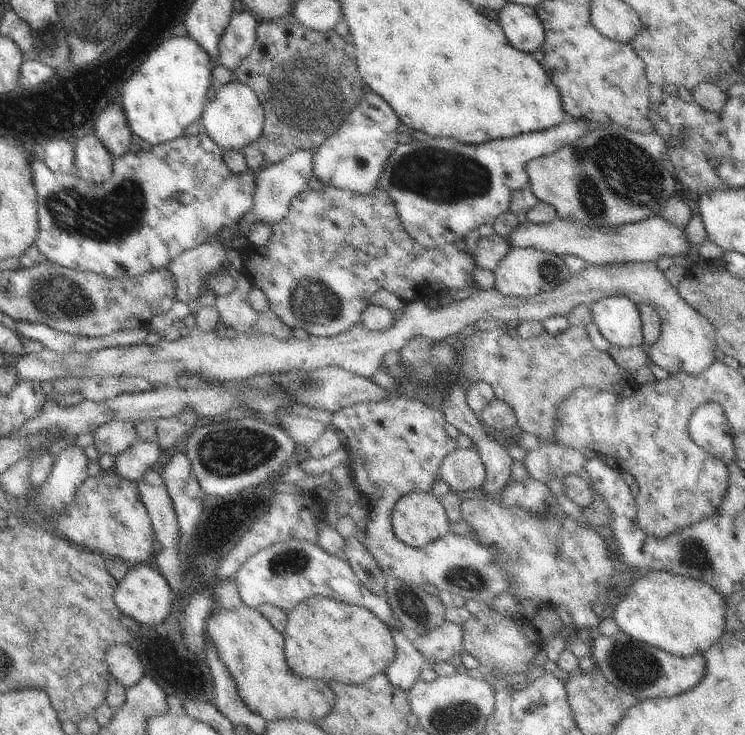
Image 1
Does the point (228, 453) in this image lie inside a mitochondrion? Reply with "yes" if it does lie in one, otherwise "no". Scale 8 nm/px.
yes

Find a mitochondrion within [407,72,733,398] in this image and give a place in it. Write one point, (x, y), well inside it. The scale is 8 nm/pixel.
(612, 165)

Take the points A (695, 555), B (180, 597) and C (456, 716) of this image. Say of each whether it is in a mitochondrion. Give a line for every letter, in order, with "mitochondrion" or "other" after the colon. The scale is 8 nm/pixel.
A: mitochondrion
B: other
C: mitochondrion

